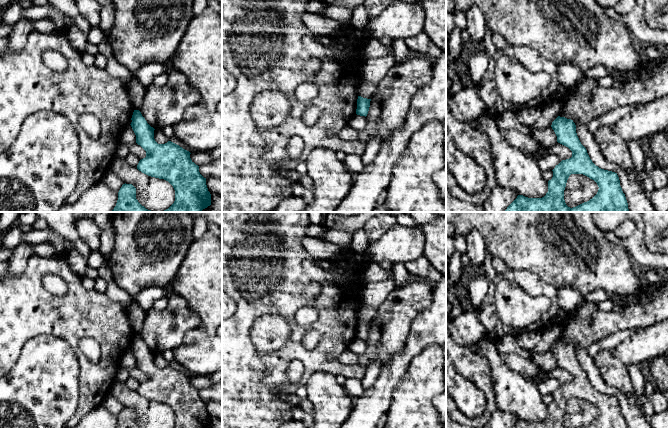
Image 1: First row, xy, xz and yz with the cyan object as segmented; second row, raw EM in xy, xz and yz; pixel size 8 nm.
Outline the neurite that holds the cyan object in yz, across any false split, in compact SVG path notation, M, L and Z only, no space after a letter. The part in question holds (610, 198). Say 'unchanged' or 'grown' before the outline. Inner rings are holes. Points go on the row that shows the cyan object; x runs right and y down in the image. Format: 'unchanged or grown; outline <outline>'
unchanged; outline M558 116L552 122L551 127L557 136L557 142L568 147L572 151L572 157L562 160L552 170L553 177L548 181L548 192L544 197L528 198L518 195L505 212L630 212L617 173L601 169L592 162L586 148L577 136L573 120ZM571 174L583 174L594 180L599 187L597 194L592 199L573 208L568 207L564 200L564 190Z

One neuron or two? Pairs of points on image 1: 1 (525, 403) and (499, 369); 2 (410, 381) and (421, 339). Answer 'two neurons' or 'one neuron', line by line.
1: one neuron
2: two neurons

